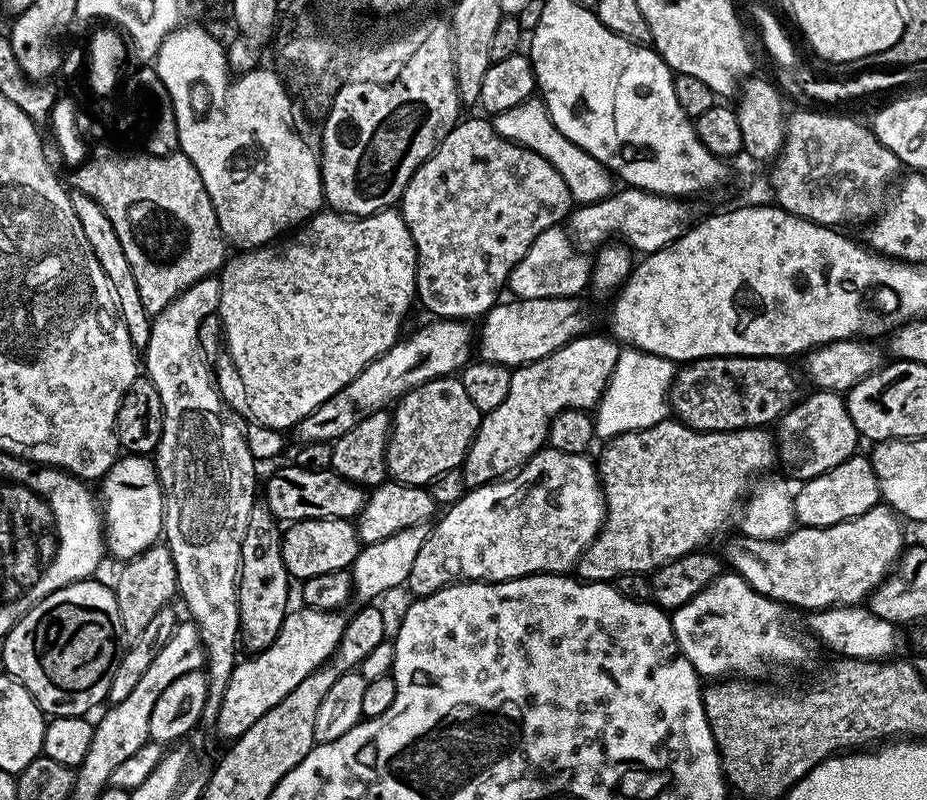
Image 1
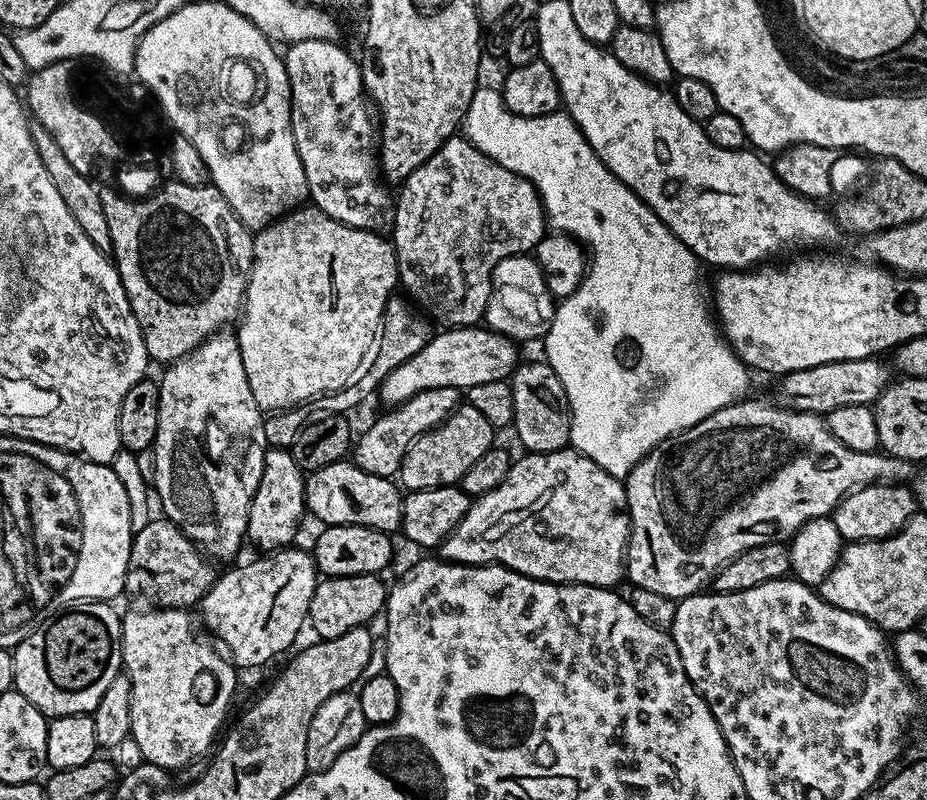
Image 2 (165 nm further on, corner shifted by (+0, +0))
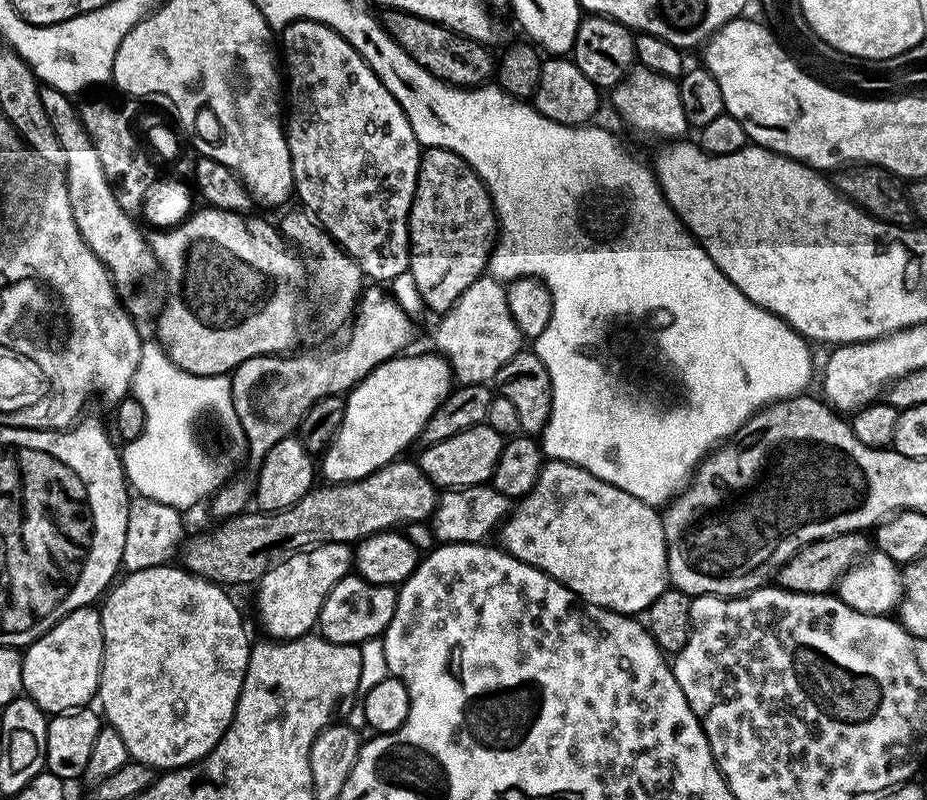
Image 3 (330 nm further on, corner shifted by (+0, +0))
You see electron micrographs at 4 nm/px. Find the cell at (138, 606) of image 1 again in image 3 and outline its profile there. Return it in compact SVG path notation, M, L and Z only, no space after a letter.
M397 458L391 460L386 466L374 470L361 480L351 480L345 484L328 484L313 486L293 508L281 512L261 512L259 510L245 510L238 516L229 516L213 532L204 532L196 536L188 544L188 553L182 560L183 567L207 580L213 580L221 586L228 584L255 585L270 569L280 561L288 559L296 552L305 551L318 544L347 544L355 545L357 542L372 536L375 532L386 532L397 526L427 521L434 509L438 489L436 485L426 478L415 459Z

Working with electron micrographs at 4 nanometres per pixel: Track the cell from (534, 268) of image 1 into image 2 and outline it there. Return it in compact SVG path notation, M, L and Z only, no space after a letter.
M531 255L511 256L492 272L492 293L484 311L487 327L523 342L527 336L539 337L552 322L557 301L550 294L538 262Z

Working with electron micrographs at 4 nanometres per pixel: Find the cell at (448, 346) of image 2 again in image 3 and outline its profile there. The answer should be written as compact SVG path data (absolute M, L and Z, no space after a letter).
M429 350L421 356L401 354L386 360L366 374L347 393L342 426L322 454L318 468L328 484L361 480L404 452L424 434L426 422L454 387L452 367L443 356Z

